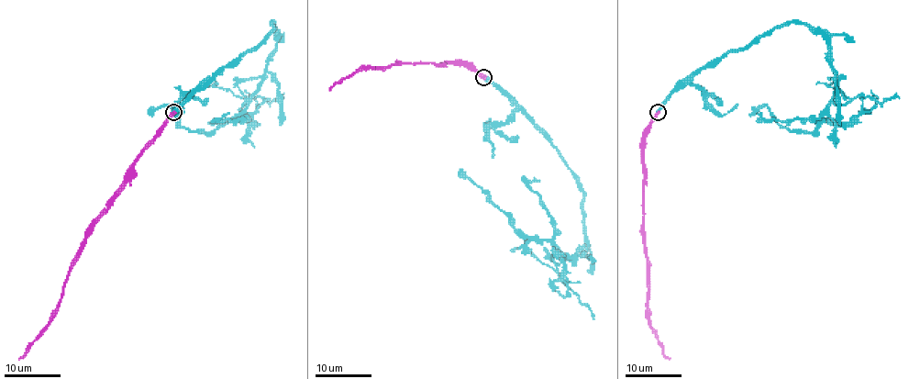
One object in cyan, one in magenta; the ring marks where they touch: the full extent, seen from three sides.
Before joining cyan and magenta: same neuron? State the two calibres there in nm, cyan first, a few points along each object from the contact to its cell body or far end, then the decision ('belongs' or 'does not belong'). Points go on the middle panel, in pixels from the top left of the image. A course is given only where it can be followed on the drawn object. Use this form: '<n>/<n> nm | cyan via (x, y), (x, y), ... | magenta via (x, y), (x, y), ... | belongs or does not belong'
380/420 nm | cyan via (483, 78), (542, 132), (576, 179), (583, 193), (587, 246), (565, 256), (550, 241), (523, 235), (460, 169) | magenta via (483, 78), (472, 66), (462, 63), (393, 63), (359, 69), (329, 90) | belongs

